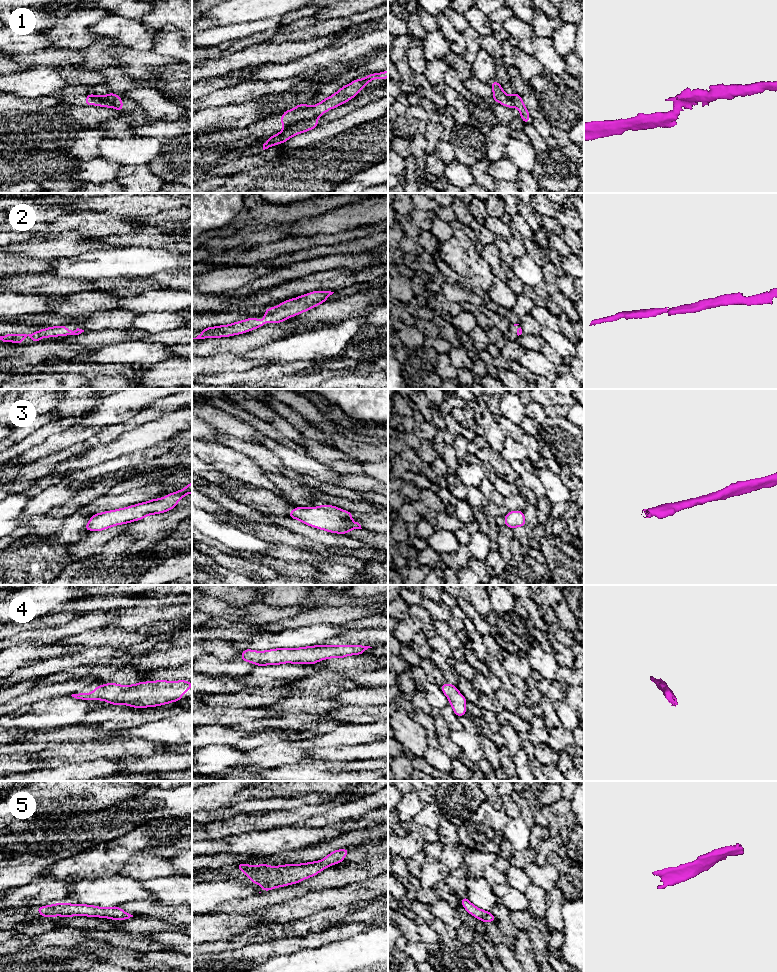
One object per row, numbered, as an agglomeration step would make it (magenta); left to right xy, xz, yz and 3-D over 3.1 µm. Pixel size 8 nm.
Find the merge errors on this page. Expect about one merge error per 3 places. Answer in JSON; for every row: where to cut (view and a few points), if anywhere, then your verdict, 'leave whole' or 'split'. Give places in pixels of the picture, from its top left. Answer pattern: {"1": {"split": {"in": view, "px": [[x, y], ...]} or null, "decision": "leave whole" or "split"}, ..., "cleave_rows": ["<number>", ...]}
{"1": {"split": {"in": "xz", "px": [[316, 117], [296, 122], [284, 129]]}, "decision": "split"}, "2": {"split": null, "decision": "leave whole"}, "3": {"split": null, "decision": "leave whole"}, "4": {"split": null, "decision": "leave whole"}, "5": {"split": null, "decision": "leave whole"}, "cleave_rows": ["1"]}

